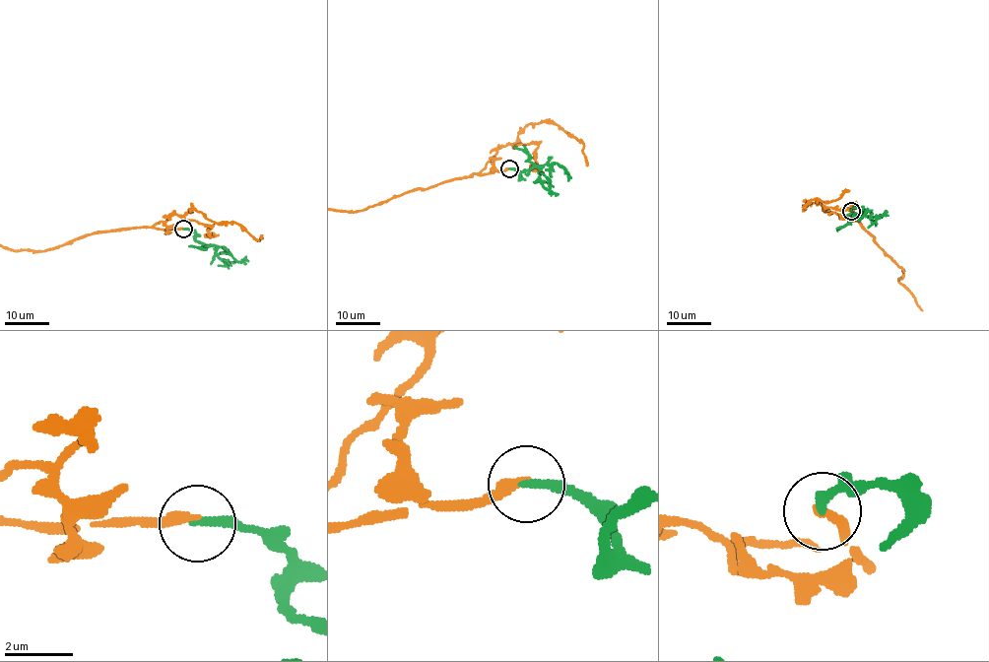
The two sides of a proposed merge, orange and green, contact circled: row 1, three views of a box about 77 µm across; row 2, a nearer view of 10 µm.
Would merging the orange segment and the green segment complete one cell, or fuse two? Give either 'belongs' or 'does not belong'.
does not belong

